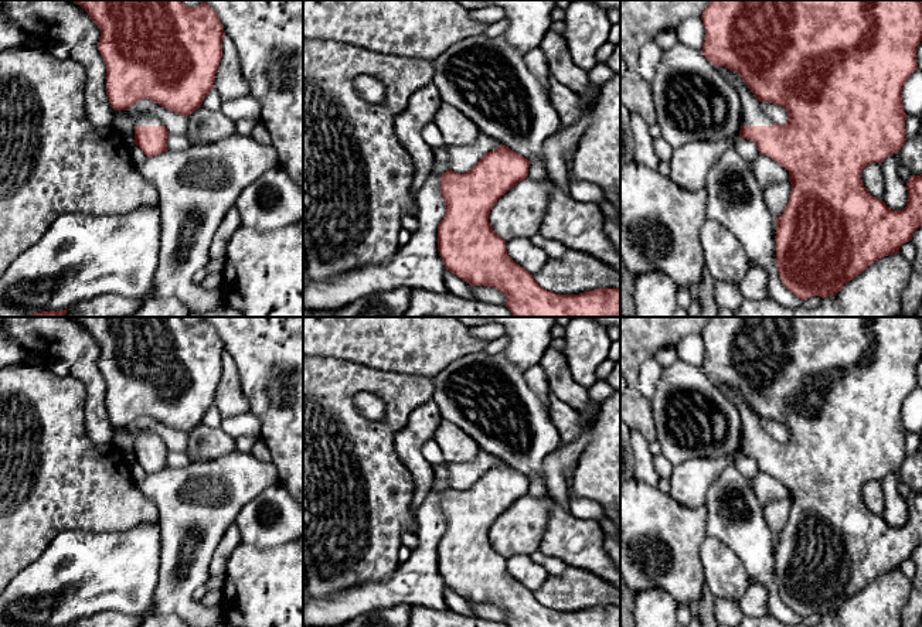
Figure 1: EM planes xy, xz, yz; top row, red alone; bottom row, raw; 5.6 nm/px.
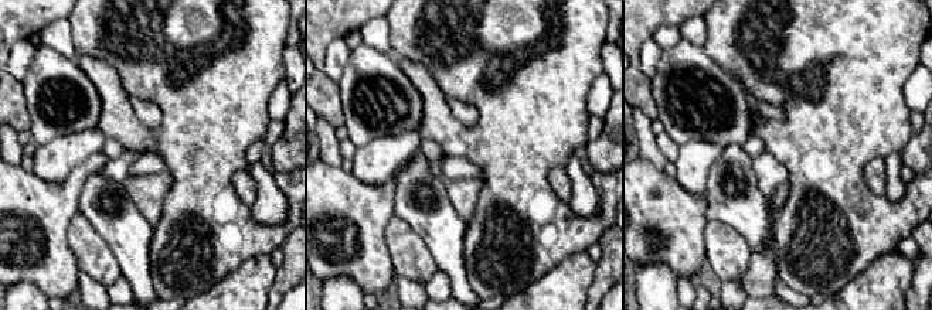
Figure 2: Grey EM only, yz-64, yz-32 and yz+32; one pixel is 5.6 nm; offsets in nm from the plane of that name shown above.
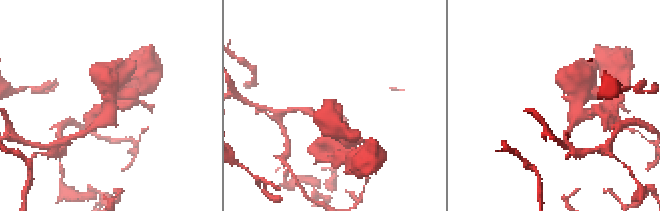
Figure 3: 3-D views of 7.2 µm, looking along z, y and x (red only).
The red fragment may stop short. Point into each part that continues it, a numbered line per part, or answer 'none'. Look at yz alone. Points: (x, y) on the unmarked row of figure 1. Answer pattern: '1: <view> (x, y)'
1: yz (752, 432)

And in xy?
1: xy (138, 438)

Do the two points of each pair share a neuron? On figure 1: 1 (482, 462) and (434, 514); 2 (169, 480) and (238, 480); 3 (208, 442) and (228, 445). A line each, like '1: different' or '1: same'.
1: different
2: same
3: same

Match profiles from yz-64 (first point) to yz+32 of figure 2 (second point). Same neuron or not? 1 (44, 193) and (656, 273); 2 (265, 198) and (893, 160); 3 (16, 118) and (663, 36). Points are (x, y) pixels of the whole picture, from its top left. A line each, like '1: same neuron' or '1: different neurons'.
1: different neurons
2: same neuron
3: different neurons

